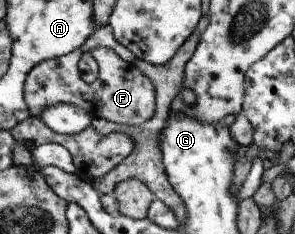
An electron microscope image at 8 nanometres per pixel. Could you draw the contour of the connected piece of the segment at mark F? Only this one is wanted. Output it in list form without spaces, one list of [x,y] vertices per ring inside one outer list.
[[[98,47],[92,51],[100,72],[93,83],[88,84],[79,76],[77,62],[82,49],[77,48],[60,58],[38,63],[28,73],[24,83],[24,100],[31,115],[39,116],[42,109],[65,102],[82,107],[93,118],[106,119],[123,126],[140,126],[154,116],[156,91],[151,80],[139,71],[132,62],[125,61],[116,51],[108,47]]]

